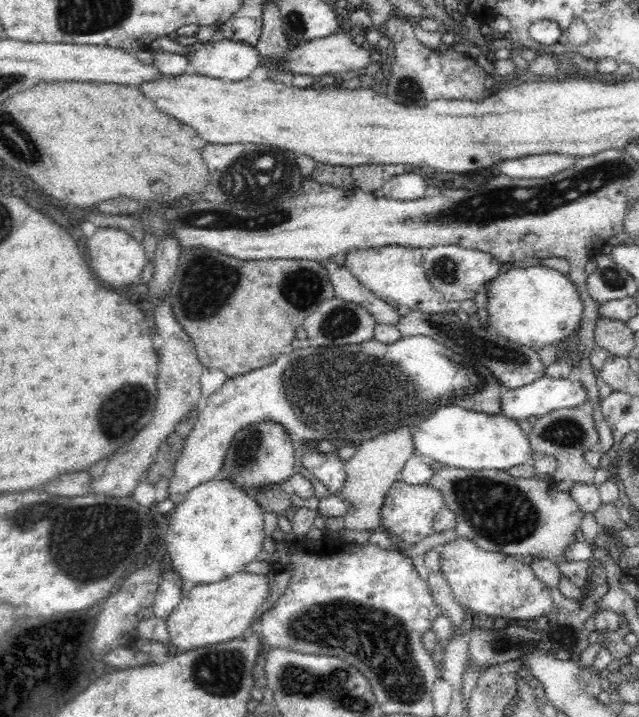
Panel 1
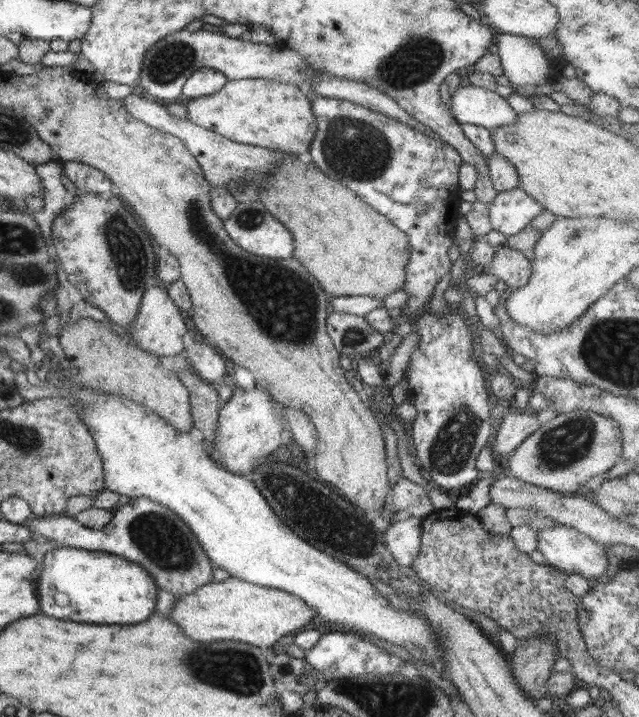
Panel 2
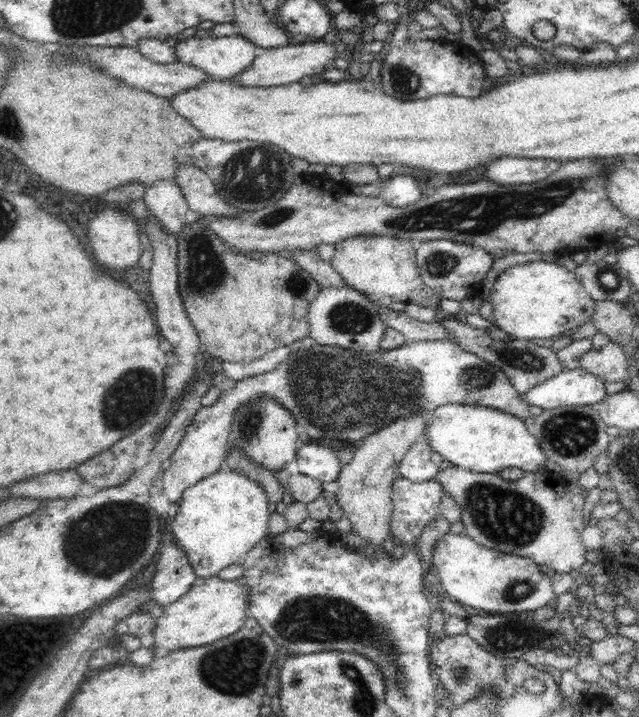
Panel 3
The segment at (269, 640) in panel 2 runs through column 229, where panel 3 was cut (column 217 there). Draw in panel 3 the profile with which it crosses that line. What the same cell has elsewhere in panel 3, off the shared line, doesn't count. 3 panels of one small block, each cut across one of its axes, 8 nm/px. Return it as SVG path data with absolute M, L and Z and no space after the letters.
M197 577L190 590L176 602L161 608L153 629L155 657L163 657L173 650L192 649L226 638L240 630L246 622L249 588L235 580Z

